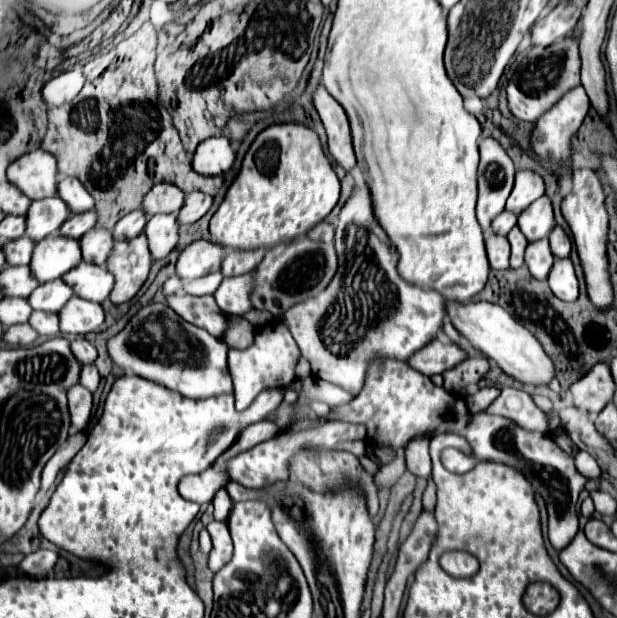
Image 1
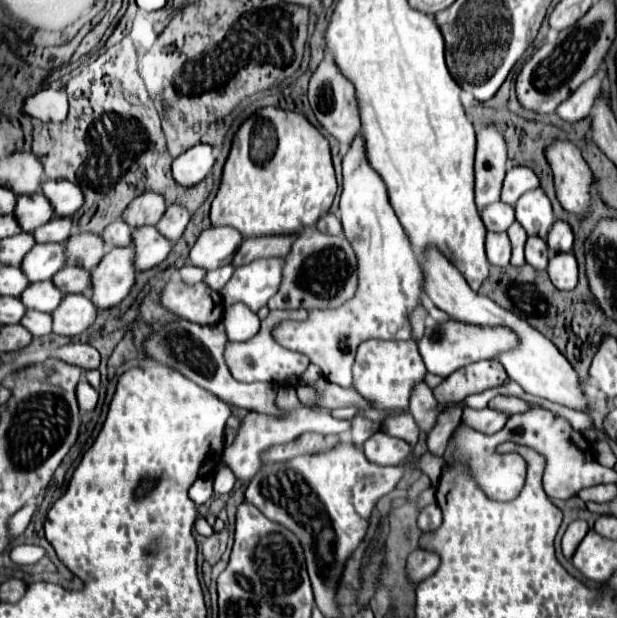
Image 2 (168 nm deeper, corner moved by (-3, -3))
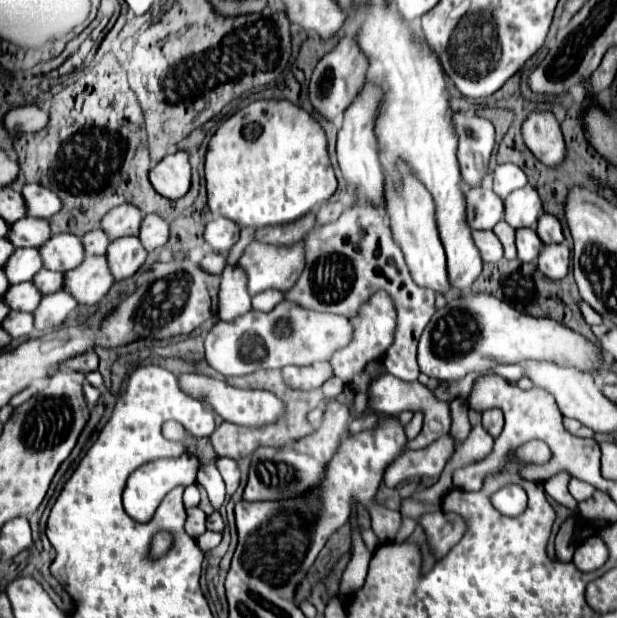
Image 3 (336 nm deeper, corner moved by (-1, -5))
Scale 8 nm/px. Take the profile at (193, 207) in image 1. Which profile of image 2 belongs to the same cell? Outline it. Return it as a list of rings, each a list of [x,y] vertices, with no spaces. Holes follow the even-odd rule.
[[[169,206],[163,214],[163,220],[159,220],[159,234],[173,240],[173,244],[181,238],[191,214],[183,206]]]

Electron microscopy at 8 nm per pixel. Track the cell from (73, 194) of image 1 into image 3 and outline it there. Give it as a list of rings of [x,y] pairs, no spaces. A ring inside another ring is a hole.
[[[25,184],[21,194],[25,198],[25,204],[29,206],[29,216],[35,216],[35,218],[47,218],[49,220],[63,206],[61,198],[53,190],[45,188],[41,184]]]

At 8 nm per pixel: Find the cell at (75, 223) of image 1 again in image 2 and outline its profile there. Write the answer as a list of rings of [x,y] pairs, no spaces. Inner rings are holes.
[[[59,218],[43,224],[43,228],[35,228],[35,242],[65,242],[71,236],[71,218]]]

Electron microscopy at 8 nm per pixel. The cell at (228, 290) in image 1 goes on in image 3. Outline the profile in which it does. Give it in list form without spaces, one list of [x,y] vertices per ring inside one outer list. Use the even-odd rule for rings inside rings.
[[[253,240],[241,260],[239,266],[247,274],[247,290],[251,296],[257,296],[265,290],[289,290],[301,274],[303,262],[303,242],[291,246],[269,246]]]

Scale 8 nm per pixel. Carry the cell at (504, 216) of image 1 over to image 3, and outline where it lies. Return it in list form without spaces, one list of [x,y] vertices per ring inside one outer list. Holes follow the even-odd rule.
[[[481,186],[481,190],[469,190],[465,200],[467,222],[473,230],[493,230],[493,226],[505,216],[503,200],[491,188]]]

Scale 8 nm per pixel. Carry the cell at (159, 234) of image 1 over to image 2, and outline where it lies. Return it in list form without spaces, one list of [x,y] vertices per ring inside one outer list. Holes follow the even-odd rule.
[[[141,226],[133,230],[133,248],[135,248],[135,268],[151,270],[159,266],[171,252],[171,242],[163,238],[155,226]]]

